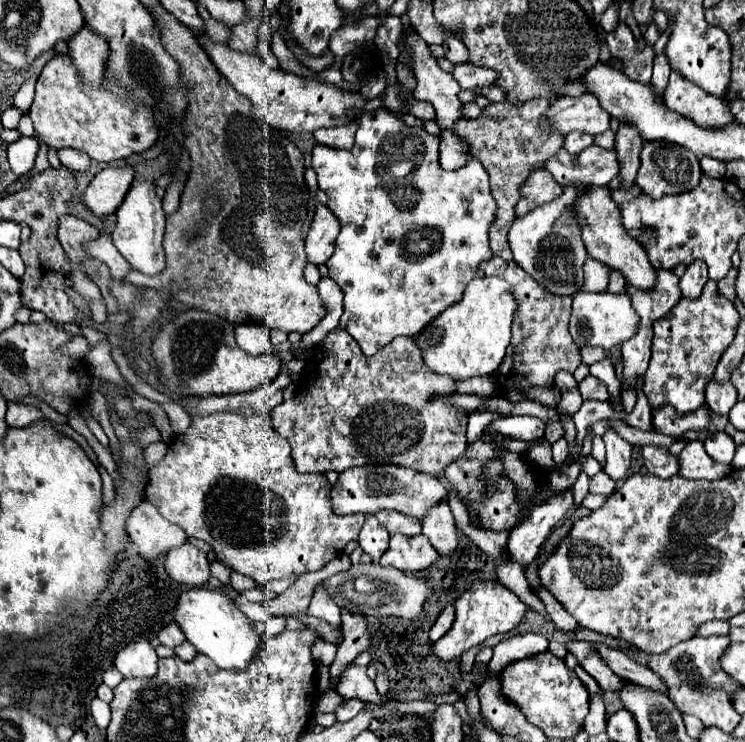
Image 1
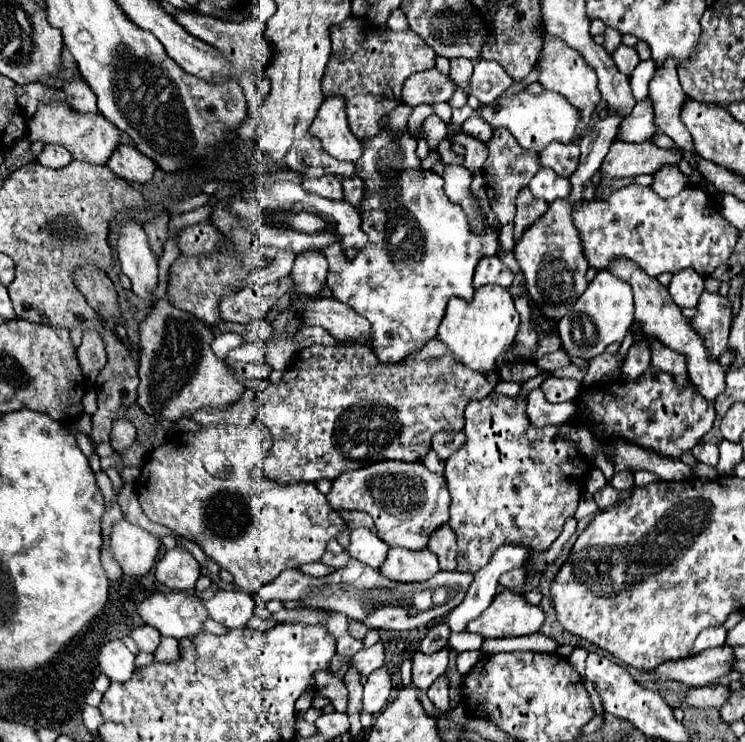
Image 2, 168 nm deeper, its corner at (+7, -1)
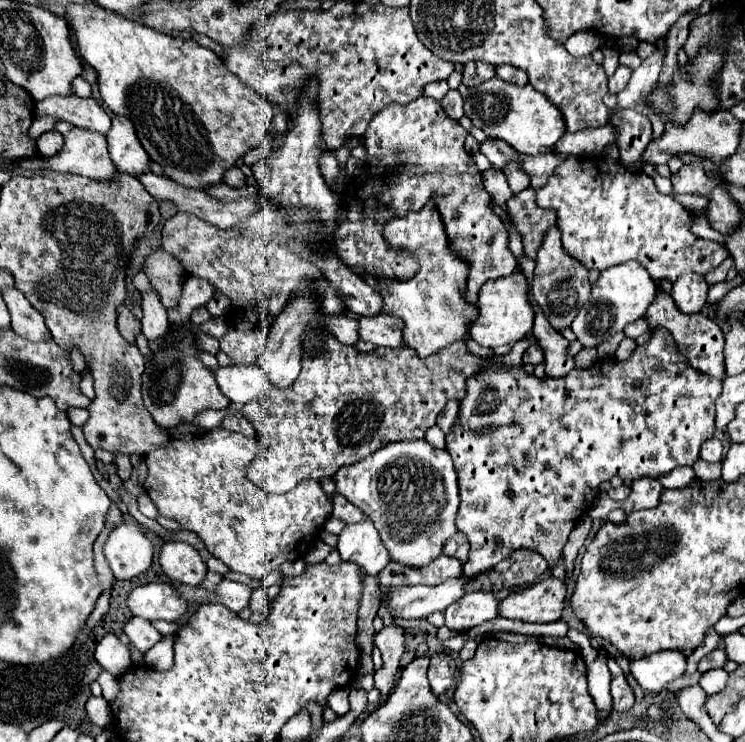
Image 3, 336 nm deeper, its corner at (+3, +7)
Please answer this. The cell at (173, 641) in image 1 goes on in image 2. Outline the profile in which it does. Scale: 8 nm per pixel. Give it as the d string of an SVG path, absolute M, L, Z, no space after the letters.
M141 626L141 628L135 628L131 632L131 638L137 642L139 650L155 652L155 648L161 642L161 632L157 628L153 628L153 626Z

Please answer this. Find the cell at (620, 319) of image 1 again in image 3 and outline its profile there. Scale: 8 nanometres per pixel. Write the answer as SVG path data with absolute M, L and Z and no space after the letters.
M627 262L619 266L611 266L605 272L601 272L597 284L593 284L589 304L581 308L577 318L571 324L571 330L575 332L577 340L585 348L599 346L601 342L613 338L617 332L621 332L627 324L635 322L637 318L645 316L649 304L655 300L657 294L657 282L651 280L649 272L641 268L637 262Z

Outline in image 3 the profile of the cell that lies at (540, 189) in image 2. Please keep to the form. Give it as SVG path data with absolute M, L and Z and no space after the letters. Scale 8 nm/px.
M563 160L549 182L537 190L537 206L555 210L565 252L587 270L603 272L609 266L637 260L653 280L675 282L687 272L705 276L727 258L721 244L693 236L693 214L687 208L673 196L661 194L647 174L633 172L621 162Z

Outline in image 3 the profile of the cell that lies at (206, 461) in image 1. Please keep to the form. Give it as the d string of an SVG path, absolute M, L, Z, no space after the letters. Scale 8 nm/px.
M213 428L205 436L195 440L175 440L171 438L165 446L157 448L145 456L149 466L149 476L145 480L145 492L157 506L157 512L165 518L177 520L181 528L195 532L205 548L225 562L233 572L247 574L255 580L263 580L267 574L277 570L283 562L299 560L305 556L309 544L319 536L319 530L331 516L331 498L321 490L317 480L303 480L293 490L277 496L255 488L253 482L243 478L243 468L247 468L261 452L261 444L253 438L241 436L239 432L229 432L225 428Z

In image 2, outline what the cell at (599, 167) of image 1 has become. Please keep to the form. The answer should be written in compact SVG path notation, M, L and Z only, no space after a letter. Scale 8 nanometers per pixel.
M615 140L601 164L603 178L631 178L637 174L653 174L663 164L677 164L679 154L661 150L655 144L633 144Z

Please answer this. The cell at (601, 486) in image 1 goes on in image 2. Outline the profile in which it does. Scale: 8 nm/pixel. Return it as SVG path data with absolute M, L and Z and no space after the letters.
M605 484L601 490L597 490L593 494L593 498L595 498L595 502L597 502L599 508L611 508L619 500L619 492L613 486Z

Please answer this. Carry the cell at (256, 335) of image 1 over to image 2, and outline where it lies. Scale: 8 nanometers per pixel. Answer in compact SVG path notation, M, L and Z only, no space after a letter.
M221 332L219 336L215 336L211 348L221 360L227 360L227 354L231 350L235 350L235 346L239 346L239 344L243 344L243 338L239 334L235 334L235 332Z

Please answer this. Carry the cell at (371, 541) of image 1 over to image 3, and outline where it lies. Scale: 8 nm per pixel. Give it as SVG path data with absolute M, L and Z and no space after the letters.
M369 520L347 524L337 538L337 550L343 562L353 562L371 576L377 576L389 562L379 532L369 524Z

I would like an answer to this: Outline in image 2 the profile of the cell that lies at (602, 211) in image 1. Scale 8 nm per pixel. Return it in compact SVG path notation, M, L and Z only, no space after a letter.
M625 258L611 260L611 264L607 266L607 272L617 276L619 280L625 280L633 288L633 294L635 294L635 320L641 324L643 332L647 336L659 336L659 340L663 344L667 344L669 348L685 354L687 356L687 370L689 370L689 378L693 382L693 386L697 388L697 392L705 400L715 402L715 398L725 390L725 372L721 372L721 368L717 368L717 362L709 362L709 354L707 354L707 350L703 346L703 340L689 326L689 320L681 316L681 310L671 300L667 288L661 286L657 278L645 276L645 272L641 272L641 268L637 268L637 264L633 264L633 260L625 260Z

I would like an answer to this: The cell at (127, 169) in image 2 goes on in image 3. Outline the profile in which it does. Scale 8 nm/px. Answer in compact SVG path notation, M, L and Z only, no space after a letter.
M113 114L113 126L107 132L110 158L117 171L125 172L132 176L139 176L141 172L149 170L149 156L141 148L141 142L137 140L135 128L125 116Z

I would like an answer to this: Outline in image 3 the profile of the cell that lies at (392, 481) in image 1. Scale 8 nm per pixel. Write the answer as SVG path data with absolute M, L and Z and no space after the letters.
M425 438L387 444L373 456L351 464L349 468L341 468L341 472L337 472L333 480L337 486L337 494L345 496L353 506L361 508L363 514L375 524L381 542L389 552L389 560L393 562L409 568L423 568L443 552L445 542L457 532L455 516L459 508L459 484L453 460L447 450L433 448Z

